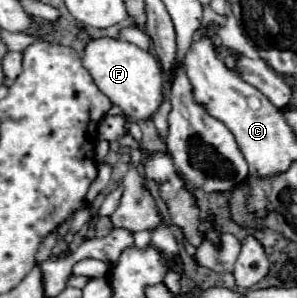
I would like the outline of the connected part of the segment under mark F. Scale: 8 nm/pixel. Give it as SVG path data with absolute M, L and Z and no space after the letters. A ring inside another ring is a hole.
M92 39L84 47L82 65L94 77L98 89L134 121L152 119L164 101L164 77L158 61L144 49L122 39Z

